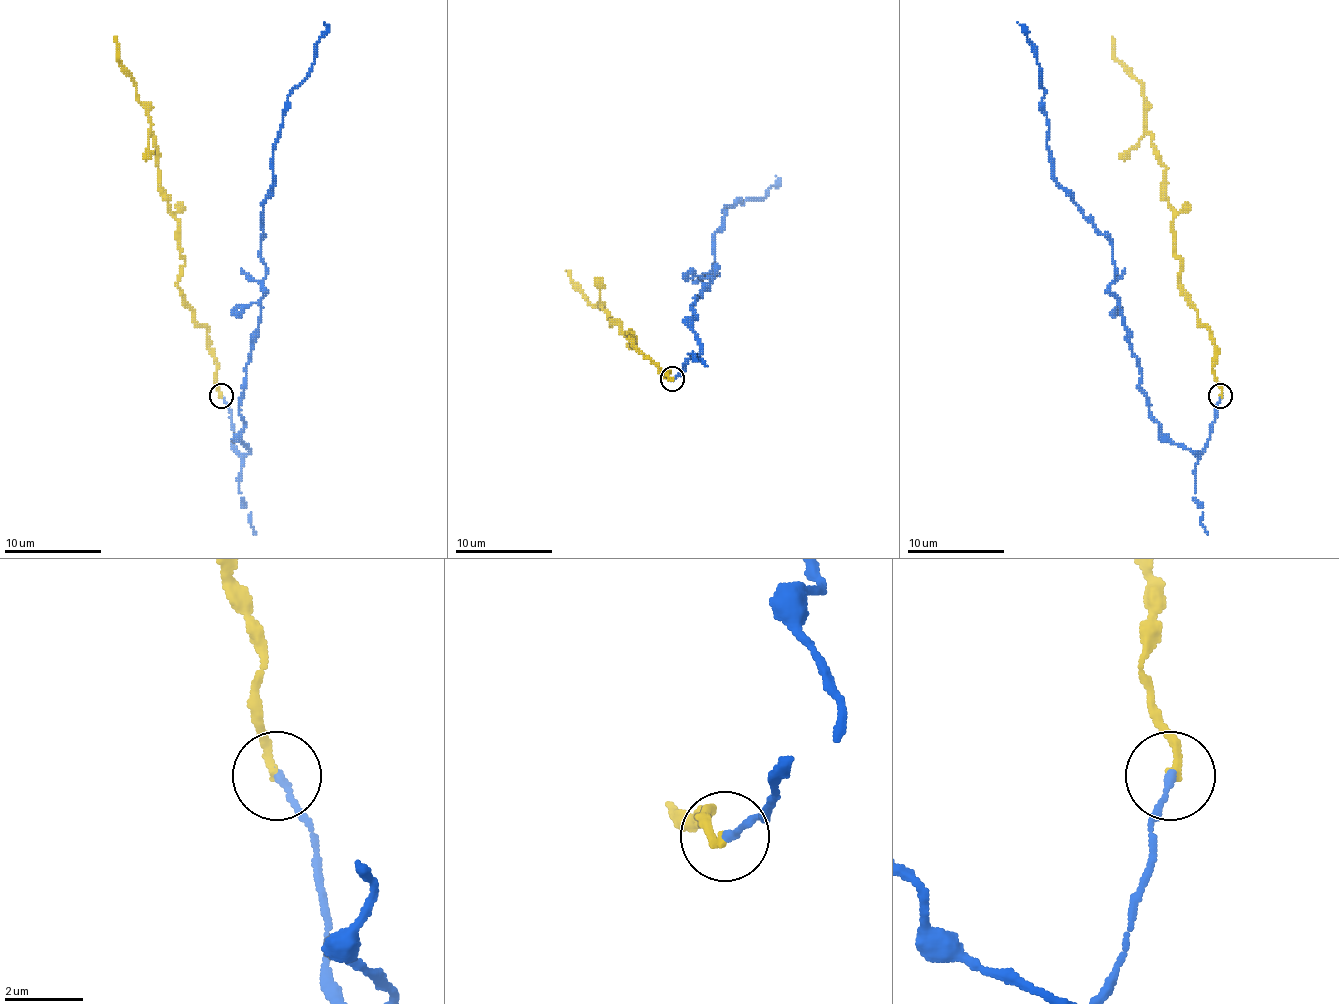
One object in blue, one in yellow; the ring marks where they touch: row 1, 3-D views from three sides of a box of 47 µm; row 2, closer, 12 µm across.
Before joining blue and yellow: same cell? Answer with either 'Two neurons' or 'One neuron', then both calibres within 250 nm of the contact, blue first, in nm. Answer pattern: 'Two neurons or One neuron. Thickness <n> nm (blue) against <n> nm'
Two neurons. Thickness 190 nm (blue) against 200 nm

